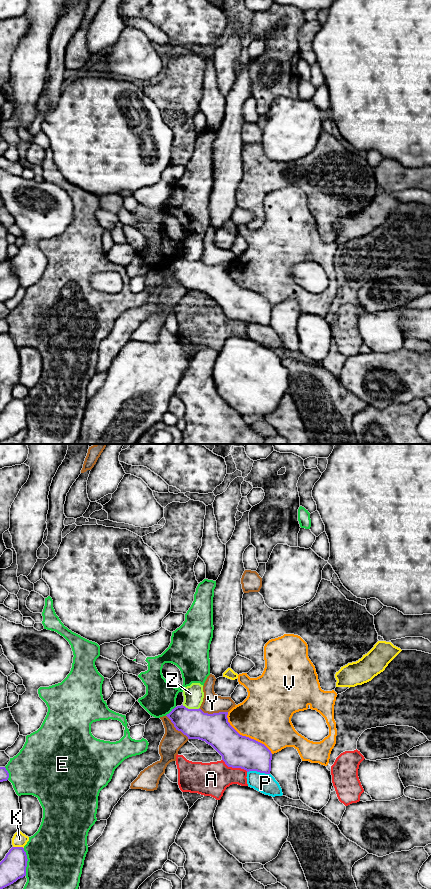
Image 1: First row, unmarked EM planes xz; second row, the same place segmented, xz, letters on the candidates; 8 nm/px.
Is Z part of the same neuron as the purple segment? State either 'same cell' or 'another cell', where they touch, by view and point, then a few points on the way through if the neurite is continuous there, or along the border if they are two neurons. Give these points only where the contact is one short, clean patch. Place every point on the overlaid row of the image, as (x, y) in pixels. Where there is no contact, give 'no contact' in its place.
another cell; meets purple in xz at (191, 709); border along xz (182, 705), (188, 708), (199, 708)

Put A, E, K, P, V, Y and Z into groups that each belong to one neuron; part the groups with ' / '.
A / E / K / P / V / Y / Z

